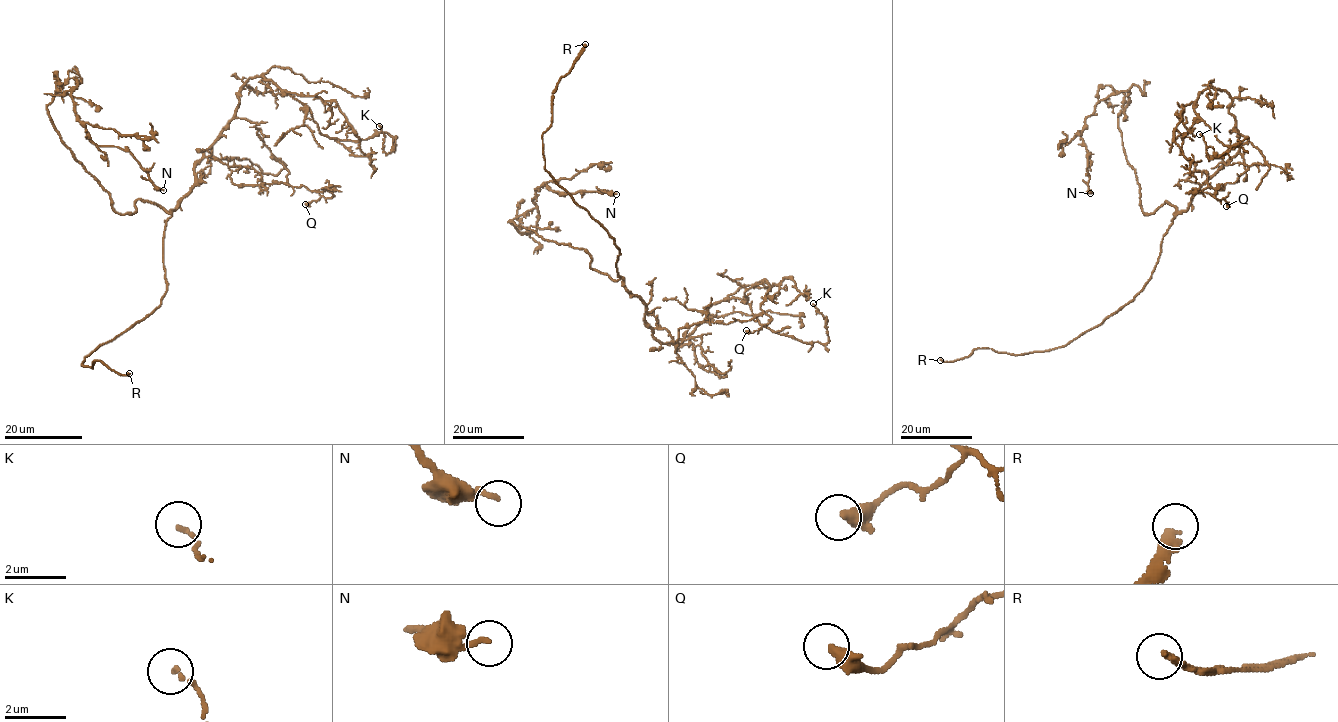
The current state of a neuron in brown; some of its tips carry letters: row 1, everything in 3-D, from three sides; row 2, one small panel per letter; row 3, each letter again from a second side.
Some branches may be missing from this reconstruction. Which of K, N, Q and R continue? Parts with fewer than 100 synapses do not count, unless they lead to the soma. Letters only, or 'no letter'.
R

